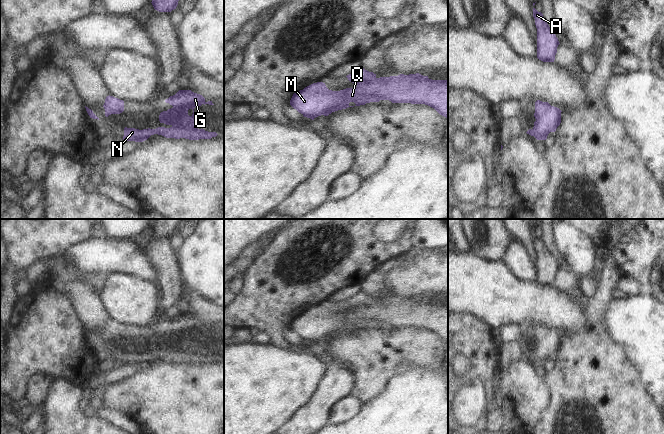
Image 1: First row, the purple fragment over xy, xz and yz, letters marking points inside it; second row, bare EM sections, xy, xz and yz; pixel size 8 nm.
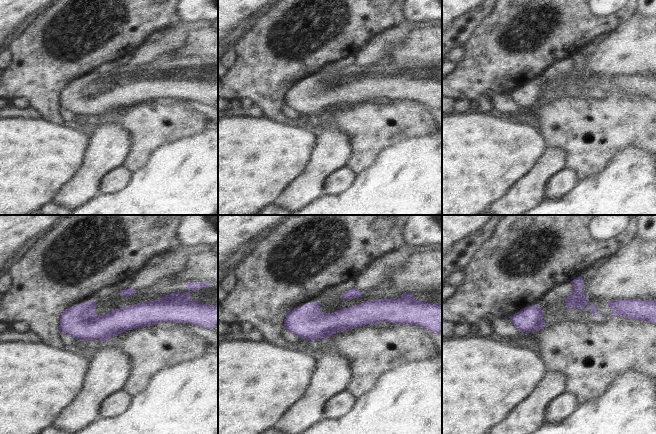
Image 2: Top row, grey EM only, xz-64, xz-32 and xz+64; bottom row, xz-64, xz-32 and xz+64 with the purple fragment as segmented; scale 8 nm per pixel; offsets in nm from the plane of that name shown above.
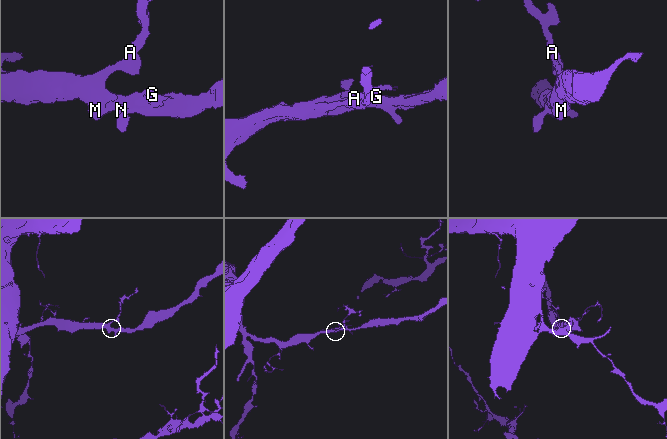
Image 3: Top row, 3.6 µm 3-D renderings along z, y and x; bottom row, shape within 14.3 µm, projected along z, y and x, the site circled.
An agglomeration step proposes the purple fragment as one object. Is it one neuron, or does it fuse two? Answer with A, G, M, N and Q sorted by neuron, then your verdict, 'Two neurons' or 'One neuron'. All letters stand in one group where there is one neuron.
Groups: A G M N Q. One neuron.

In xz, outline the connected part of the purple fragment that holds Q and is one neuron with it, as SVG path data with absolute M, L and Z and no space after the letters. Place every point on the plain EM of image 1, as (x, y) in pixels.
M362 291L346 301L356 308L354 312L332 315L323 306L313 307L294 317L290 329L304 341L314 344L321 339L328 340L332 336L354 331L349 329L350 326L354 326L355 330L360 330L370 326L389 324L392 327L425 328L448 343L448 304L432 304L419 297L377 302L376 298Z

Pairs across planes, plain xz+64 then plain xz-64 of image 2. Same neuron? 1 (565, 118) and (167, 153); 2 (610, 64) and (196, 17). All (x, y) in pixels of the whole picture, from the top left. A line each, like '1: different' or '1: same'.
1: different
2: different

